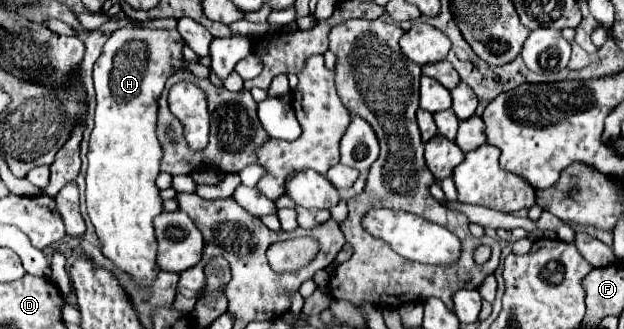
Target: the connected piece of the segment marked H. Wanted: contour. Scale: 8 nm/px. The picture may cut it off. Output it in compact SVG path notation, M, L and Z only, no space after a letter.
M131 25L109 37L93 69L97 109L87 153L87 213L95 225L101 253L141 287L153 285L157 277L157 241L153 219L163 211L163 201L159 197L159 189L155 187L163 156L155 137L157 99L165 81L183 61L181 47L183 39L177 29L157 31Z

